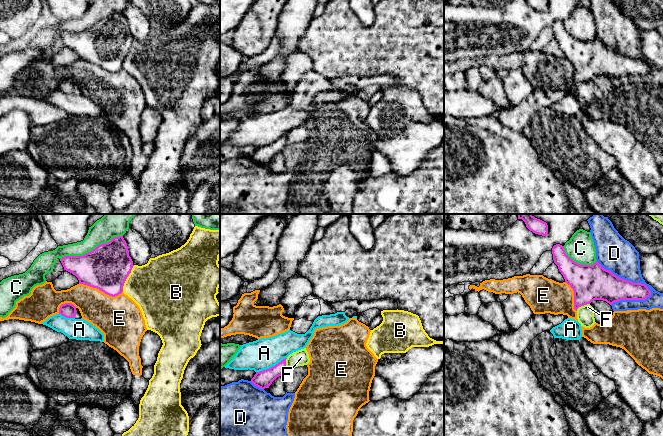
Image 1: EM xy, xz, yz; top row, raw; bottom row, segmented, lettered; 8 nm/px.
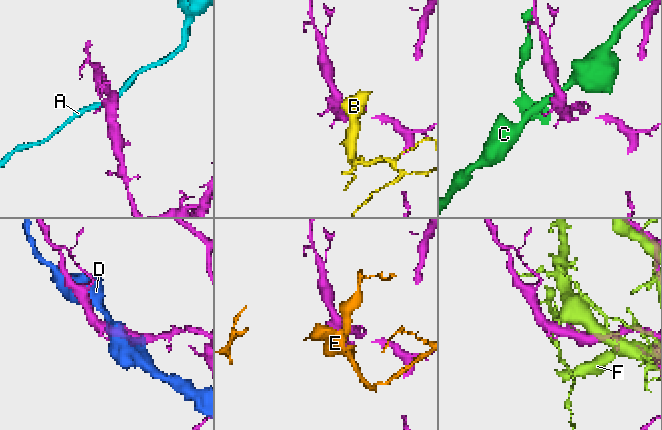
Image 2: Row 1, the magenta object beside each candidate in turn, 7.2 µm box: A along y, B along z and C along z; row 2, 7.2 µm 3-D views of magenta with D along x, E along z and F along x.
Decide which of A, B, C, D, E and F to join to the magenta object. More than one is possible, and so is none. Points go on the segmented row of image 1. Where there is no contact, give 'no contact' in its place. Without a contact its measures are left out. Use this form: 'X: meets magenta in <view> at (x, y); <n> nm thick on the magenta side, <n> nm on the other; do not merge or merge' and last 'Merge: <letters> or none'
A: meets magenta in xz at (271, 367); 140 nm thick on the magenta side, 240 nm on the other; do not merge
B: meets magenta in xy at (126, 278); 360 nm thick on the magenta side, 400 nm on the other; do not merge
C: meets magenta in xy at (92, 250); 360 nm thick on the magenta side, 190 nm on the other; do not merge
D: meets magenta in yz at (625, 280); 280 nm thick on the magenta side, 280 nm on the other; do not merge
E: meets magenta in xy at (101, 290); 360 nm thick on the magenta side, 340 nm on the other; do not merge
F: meets magenta in yz at (582, 305); 280 nm thick on the magenta side, 140 nm on the other; do not merge
Merge: none

